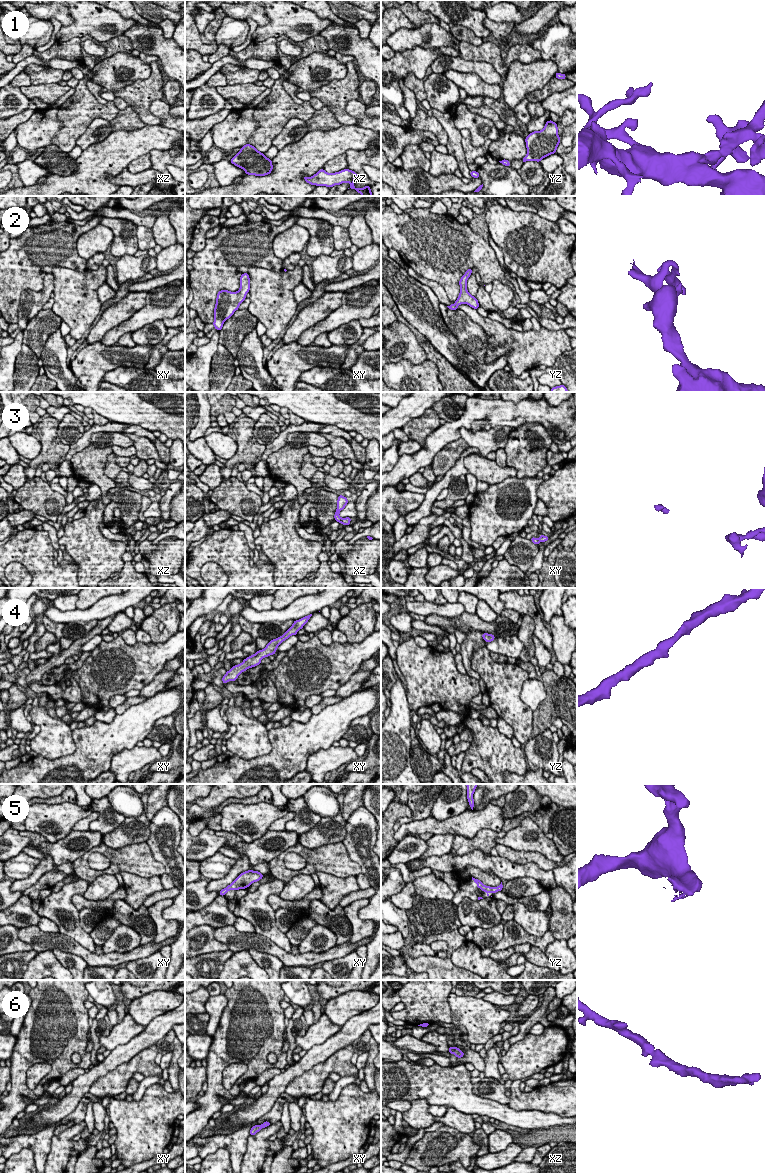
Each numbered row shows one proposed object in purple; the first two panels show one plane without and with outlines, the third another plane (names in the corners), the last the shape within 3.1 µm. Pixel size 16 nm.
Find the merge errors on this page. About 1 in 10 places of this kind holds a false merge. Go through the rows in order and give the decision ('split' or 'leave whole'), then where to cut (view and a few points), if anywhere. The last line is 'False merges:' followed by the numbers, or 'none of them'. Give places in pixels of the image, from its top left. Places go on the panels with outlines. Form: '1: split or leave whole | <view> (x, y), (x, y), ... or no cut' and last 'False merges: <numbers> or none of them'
1: leave whole | no cut
2: leave whole | no cut
3: leave whole | no cut
4: leave whole | no cut
5: leave whole | no cut
6: leave whole | no cut
False merges: none of them

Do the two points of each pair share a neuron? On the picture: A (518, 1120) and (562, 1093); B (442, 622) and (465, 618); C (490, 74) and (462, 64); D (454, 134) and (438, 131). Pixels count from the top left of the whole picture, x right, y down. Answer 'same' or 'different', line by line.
A: different
B: same
C: same
D: different

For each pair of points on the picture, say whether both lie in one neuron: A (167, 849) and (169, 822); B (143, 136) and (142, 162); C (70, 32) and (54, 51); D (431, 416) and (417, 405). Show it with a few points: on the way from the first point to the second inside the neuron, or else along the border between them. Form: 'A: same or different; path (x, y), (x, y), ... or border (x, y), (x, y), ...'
A: same; path (167, 842), (167, 829)
B: different; border (149, 152), (135, 158), (127, 168)
C: different; border (79, 37), (57, 41)
D: different; border (431, 407), (405, 424)

